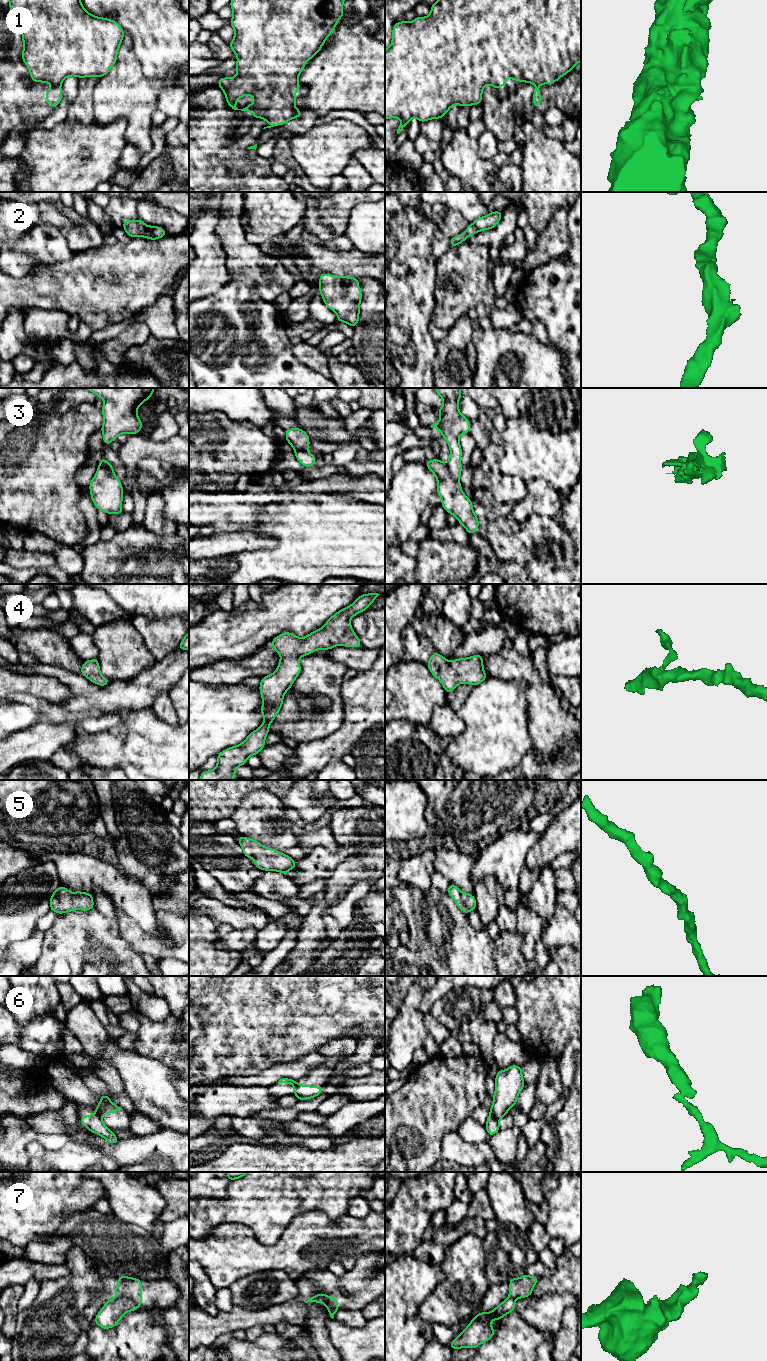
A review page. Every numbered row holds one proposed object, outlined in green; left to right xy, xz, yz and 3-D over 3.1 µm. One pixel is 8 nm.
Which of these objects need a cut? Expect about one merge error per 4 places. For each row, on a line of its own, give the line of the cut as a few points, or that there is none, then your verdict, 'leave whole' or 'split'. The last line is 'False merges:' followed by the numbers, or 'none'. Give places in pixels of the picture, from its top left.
1: cut in xy along (53, 85), (59, 86); split
2: no cut; leave whole
3: cut in yz along (446, 464), (450, 475), (458, 481); split
4: no cut; leave whole
5: no cut; leave whole
6: cut in yz along (490, 1113), (498, 1120); split
7: cut in xy along (117, 1296), (129, 1297), (138, 1306); split
False merges: 1, 3, 6, 7

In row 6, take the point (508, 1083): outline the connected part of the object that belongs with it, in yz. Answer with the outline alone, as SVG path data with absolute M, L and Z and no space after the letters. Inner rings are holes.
M511 1065L507 1070L499 1070L495 1077L495 1093L490 1114L503 1119L511 1107L516 1106L517 1097L525 1085L522 1066Z

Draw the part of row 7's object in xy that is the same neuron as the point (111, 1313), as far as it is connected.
M127 1297L108 1299L96 1315L94 1323L103 1329L113 1328L125 1313L135 1311L137 1308L137 1303Z

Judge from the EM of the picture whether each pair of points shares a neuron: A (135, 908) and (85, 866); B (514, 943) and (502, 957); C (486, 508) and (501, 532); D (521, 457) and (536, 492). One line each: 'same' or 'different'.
A: same
B: same
C: different
D: different

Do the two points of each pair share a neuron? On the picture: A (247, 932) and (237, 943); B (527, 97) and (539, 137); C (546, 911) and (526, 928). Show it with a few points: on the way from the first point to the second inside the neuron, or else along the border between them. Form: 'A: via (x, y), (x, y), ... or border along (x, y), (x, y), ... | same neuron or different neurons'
A: via (244, 935), (237, 940) | same neuron
B: border along (523, 115), (530, 121) | different neurons
C: border along (526, 896), (528, 906), (541, 919) | different neurons

